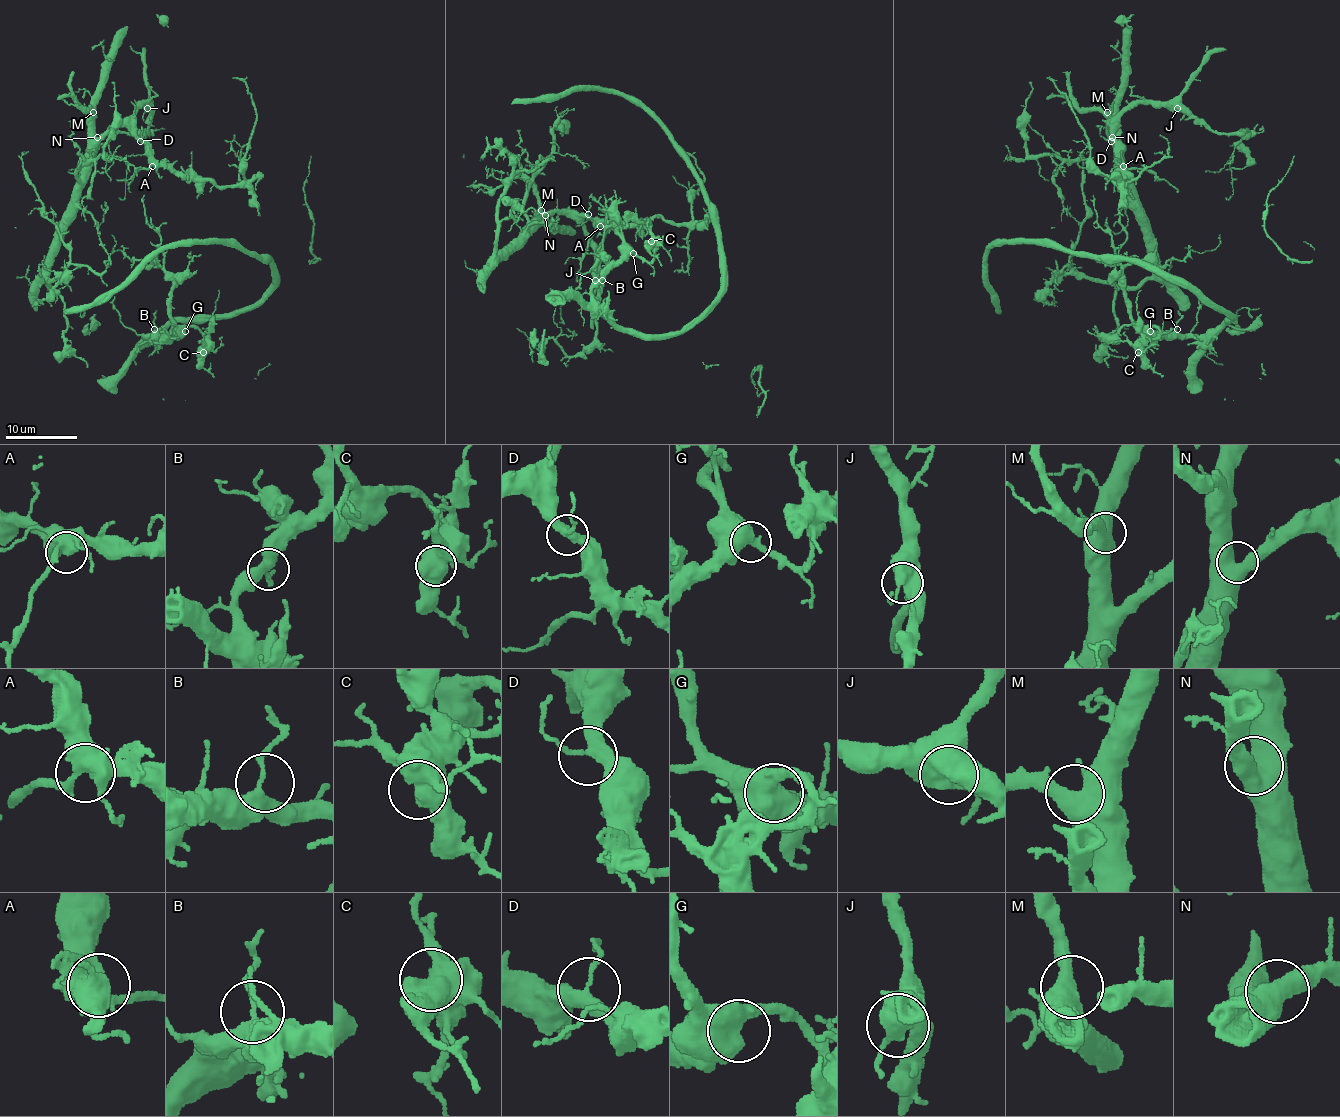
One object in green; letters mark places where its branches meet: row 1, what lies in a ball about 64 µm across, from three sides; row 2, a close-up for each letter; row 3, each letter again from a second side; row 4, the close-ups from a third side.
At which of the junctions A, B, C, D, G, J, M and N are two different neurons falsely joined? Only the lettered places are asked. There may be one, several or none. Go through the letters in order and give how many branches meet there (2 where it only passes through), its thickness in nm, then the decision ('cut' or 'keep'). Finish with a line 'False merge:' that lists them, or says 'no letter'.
A: 4 branches meet; 440 nm thick; keep
B: 2 branches meet; 320 nm thick; keep
C: 2 branches meet; 750 nm thick; keep
D: 3 branches meet; 320 nm thick; keep
G: 2 branches meet; 650 nm thick; keep
J: 3 branches meet; 550 nm thick; keep
M: 3 branches meet; 480 nm thick; keep
N: 2 branches meet; 600 nm thick; keep
False merge: no letter

